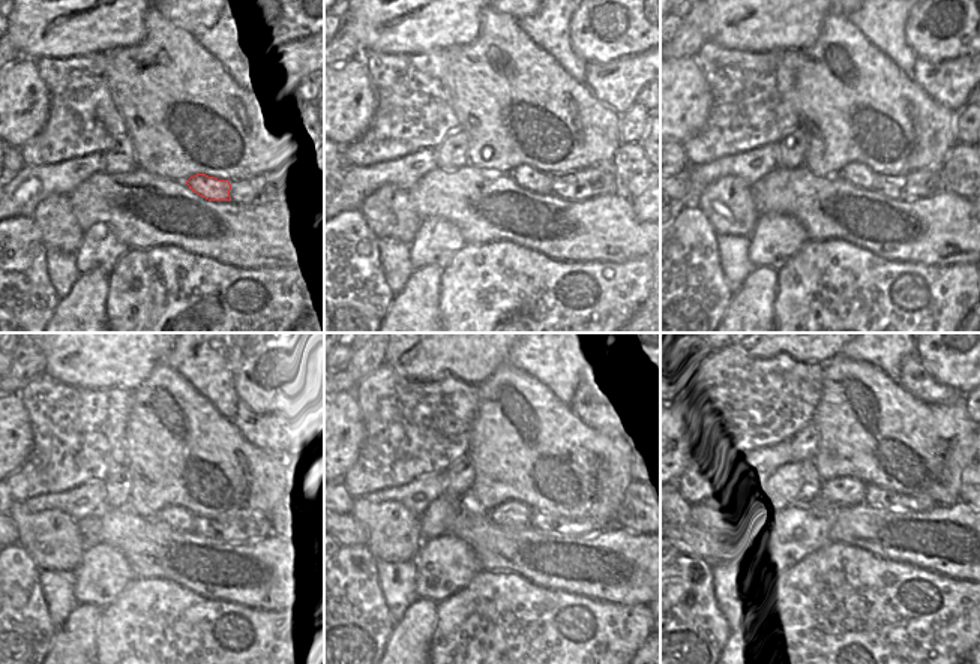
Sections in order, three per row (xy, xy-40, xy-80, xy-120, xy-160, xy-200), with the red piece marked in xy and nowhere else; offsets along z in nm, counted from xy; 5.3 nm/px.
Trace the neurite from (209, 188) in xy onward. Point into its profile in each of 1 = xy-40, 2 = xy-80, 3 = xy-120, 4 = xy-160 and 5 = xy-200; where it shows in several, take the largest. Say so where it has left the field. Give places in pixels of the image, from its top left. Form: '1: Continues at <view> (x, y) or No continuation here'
1: Continues at xy-40 (524, 176)
2: Continues at xy-80 (860, 176)
3: Continues at xy-120 (179, 514)
4: Continues at xy-160 (512, 514)
5: Continues at xy-200 (845, 514)

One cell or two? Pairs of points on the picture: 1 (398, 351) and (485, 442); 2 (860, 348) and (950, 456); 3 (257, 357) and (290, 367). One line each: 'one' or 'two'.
1: two
2: two
3: one

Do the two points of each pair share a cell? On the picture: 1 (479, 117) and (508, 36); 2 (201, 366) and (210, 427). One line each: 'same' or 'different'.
1: same
2: different

